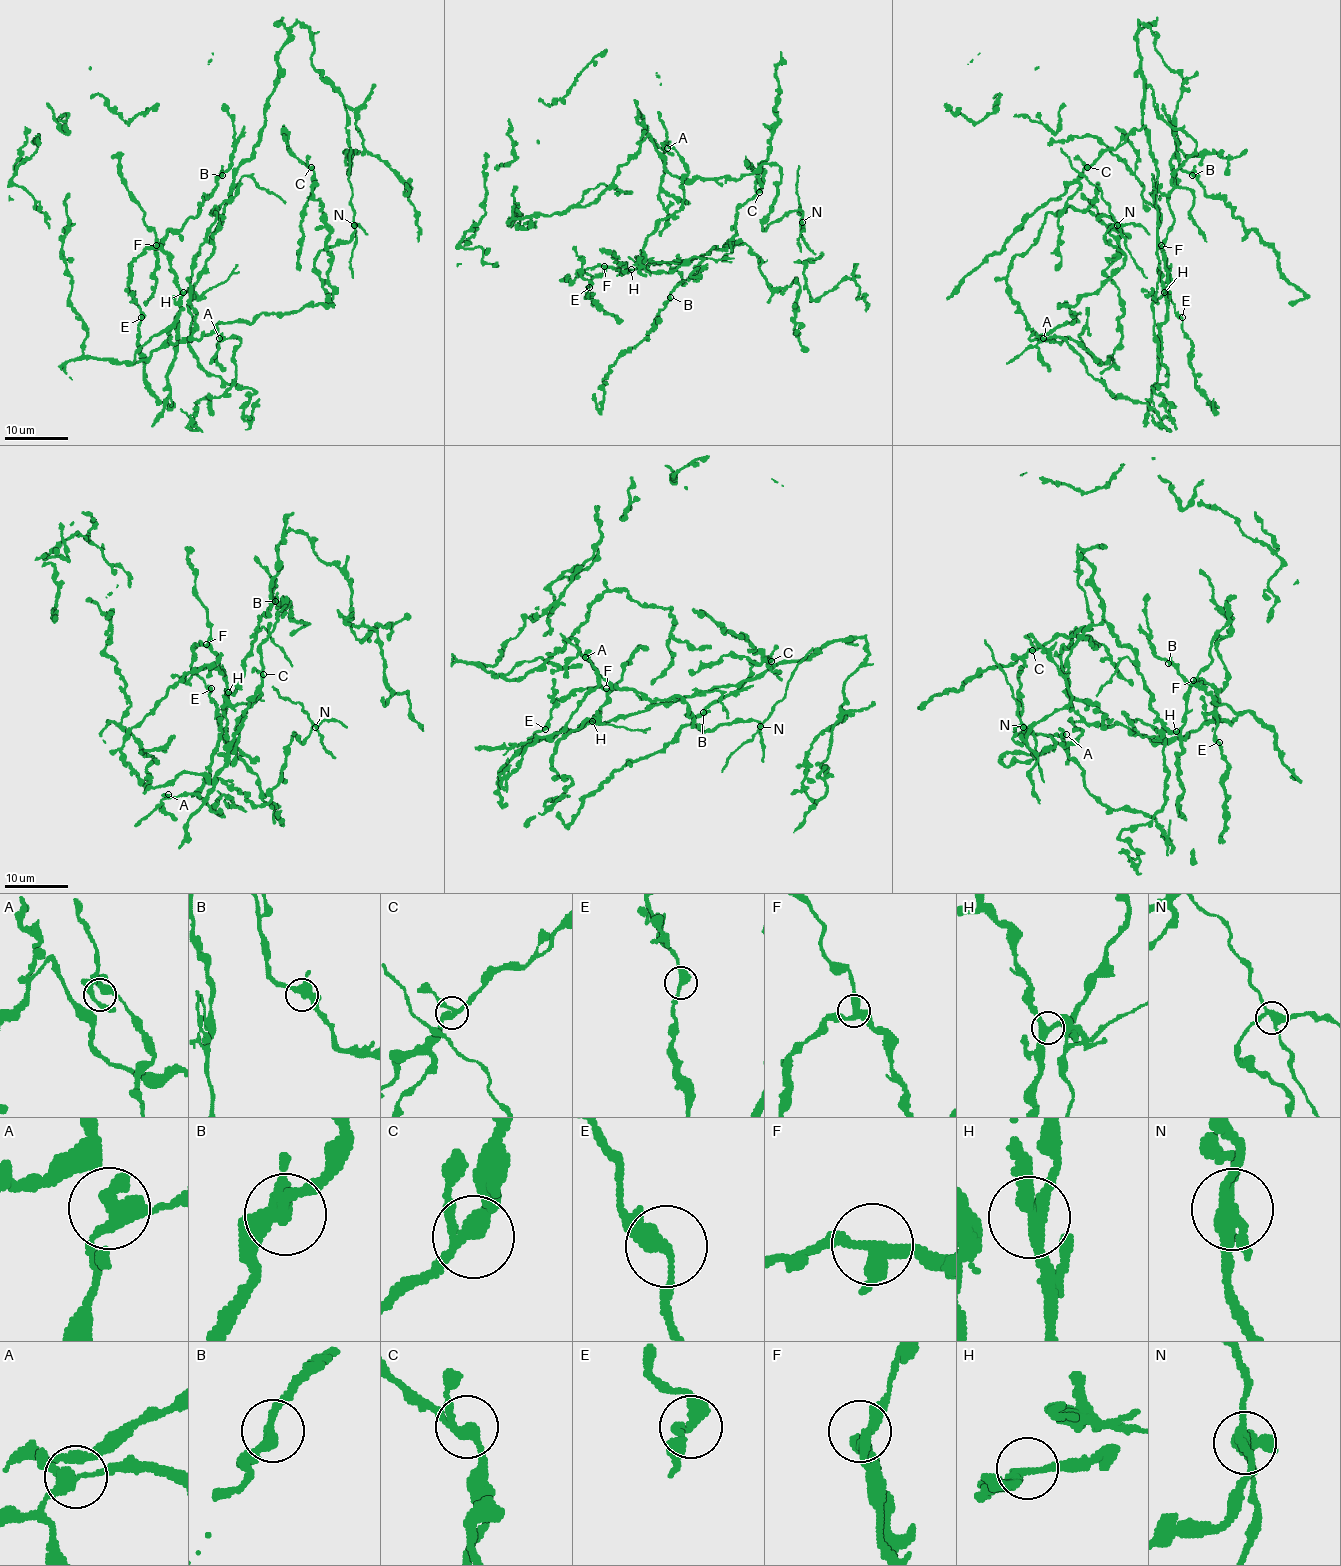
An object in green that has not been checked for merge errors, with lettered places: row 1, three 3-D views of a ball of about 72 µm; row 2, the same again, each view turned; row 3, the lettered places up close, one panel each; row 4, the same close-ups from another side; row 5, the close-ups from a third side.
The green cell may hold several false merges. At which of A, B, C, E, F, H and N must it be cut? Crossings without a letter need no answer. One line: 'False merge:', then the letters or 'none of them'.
False merge: N

